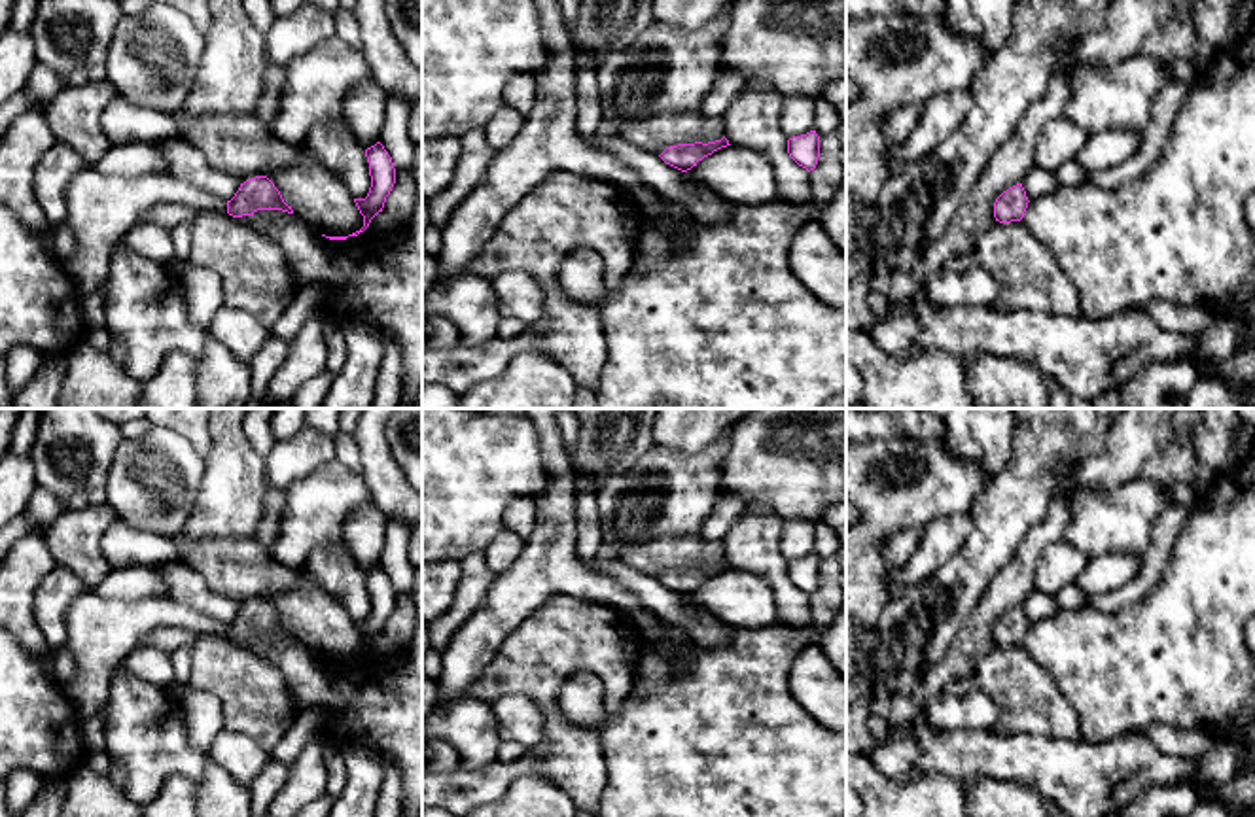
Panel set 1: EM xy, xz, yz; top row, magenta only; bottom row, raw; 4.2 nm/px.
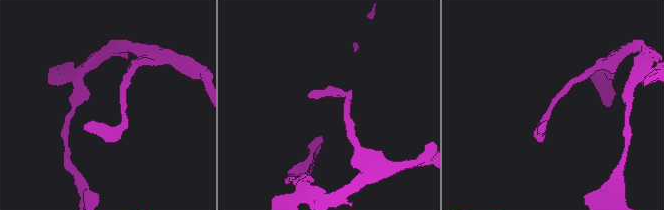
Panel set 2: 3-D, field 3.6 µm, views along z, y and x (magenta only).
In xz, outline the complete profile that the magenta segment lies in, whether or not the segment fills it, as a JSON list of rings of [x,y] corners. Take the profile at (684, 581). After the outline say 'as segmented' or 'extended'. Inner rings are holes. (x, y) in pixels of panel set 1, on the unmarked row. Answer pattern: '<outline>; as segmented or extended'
[[[723,560],[721,564],[716,564],[716,565],[708,565],[708,567],[702,567],[702,565],[695,565],[695,567],[678,567],[678,569],[670,569],[666,571],[659,581],[681,594],[681,596],[687,596],[691,594],[693,590],[697,590],[698,584],[702,584],[704,581],[712,579],[714,575],[721,573],[721,571],[727,571],[731,569],[729,564]]]; as segmented

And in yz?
[[[1016,607],[1003,615],[994,626],[994,641],[999,647],[1020,645],[1028,632],[1028,620],[1022,607]]]; as segmented

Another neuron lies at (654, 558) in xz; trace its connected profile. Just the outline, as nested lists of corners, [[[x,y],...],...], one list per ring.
[[[698,533],[689,537],[657,537],[619,547],[619,558],[638,573],[661,579],[678,567],[716,565],[723,558],[721,541],[706,541]]]

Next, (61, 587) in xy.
[[[55,565],[36,590],[34,617],[53,652],[66,643],[64,615],[72,601],[83,592],[97,592],[104,598],[146,600],[167,598],[163,575],[144,565],[112,569],[98,586],[87,586],[68,567]]]

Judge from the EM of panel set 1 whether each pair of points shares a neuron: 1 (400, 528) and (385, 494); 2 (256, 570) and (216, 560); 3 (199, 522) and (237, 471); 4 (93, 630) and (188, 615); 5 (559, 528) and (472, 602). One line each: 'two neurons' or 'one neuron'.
1: two neurons
2: one neuron
3: one neuron
4: one neuron
5: two neurons

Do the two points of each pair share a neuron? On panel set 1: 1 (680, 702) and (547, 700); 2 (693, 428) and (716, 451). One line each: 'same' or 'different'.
1: different
2: different

